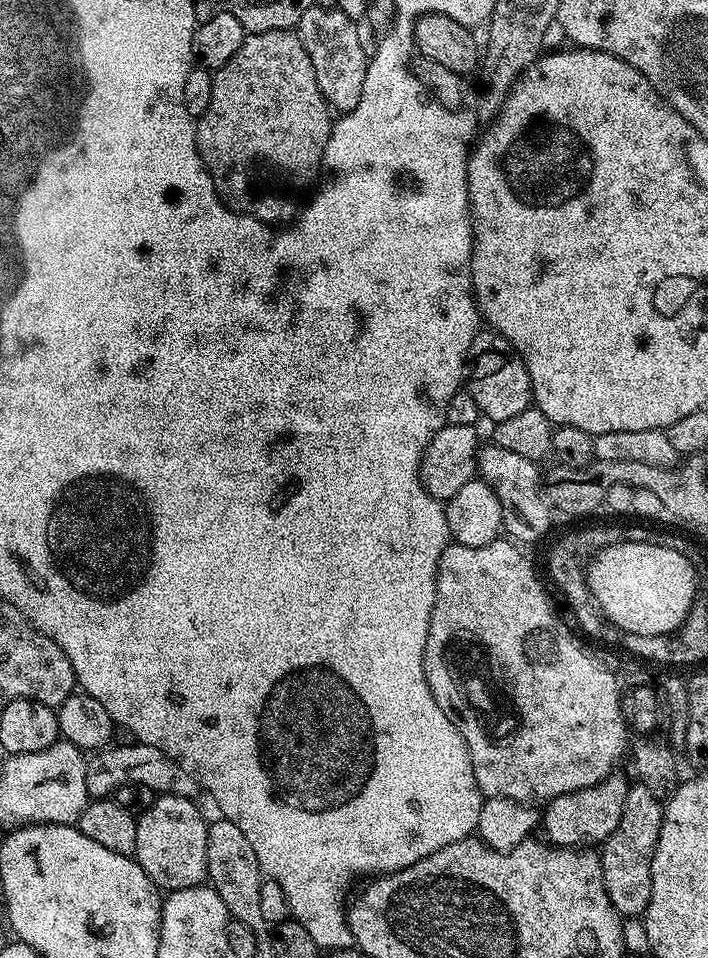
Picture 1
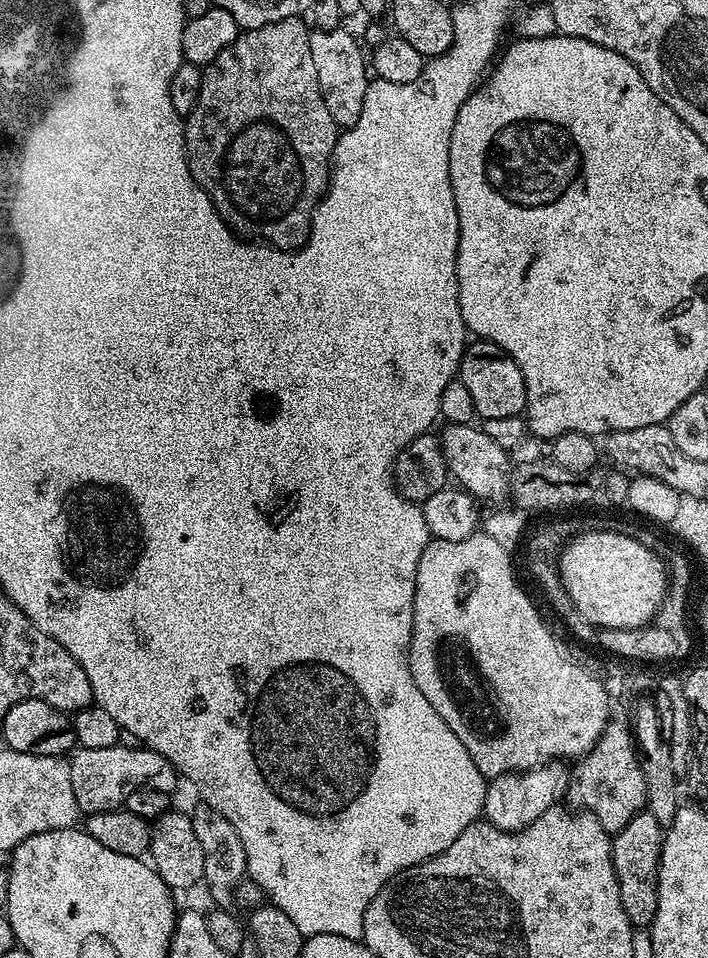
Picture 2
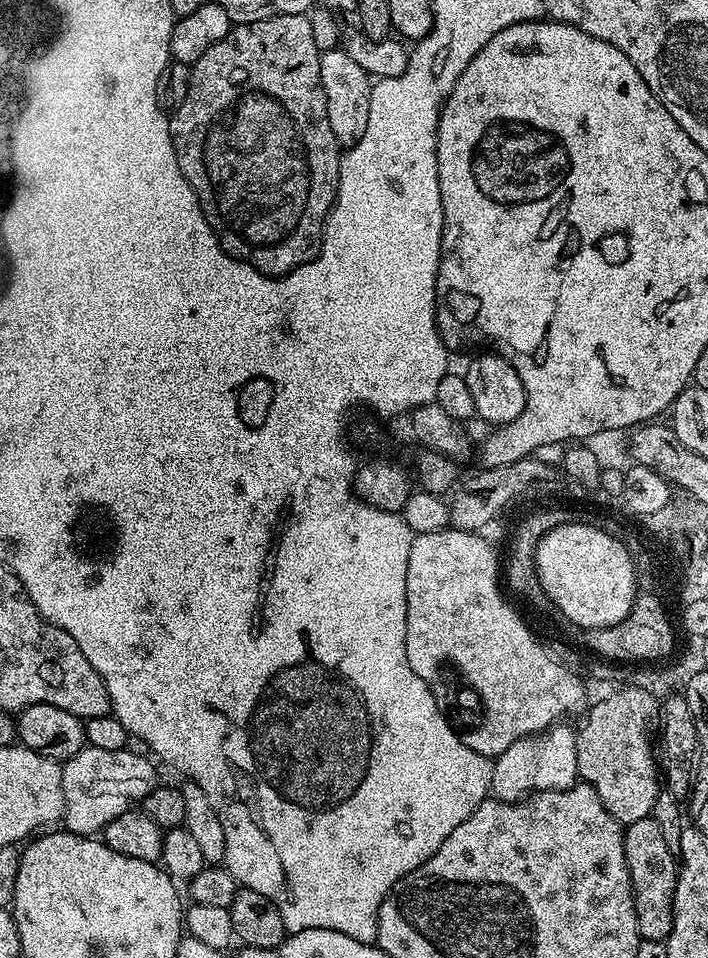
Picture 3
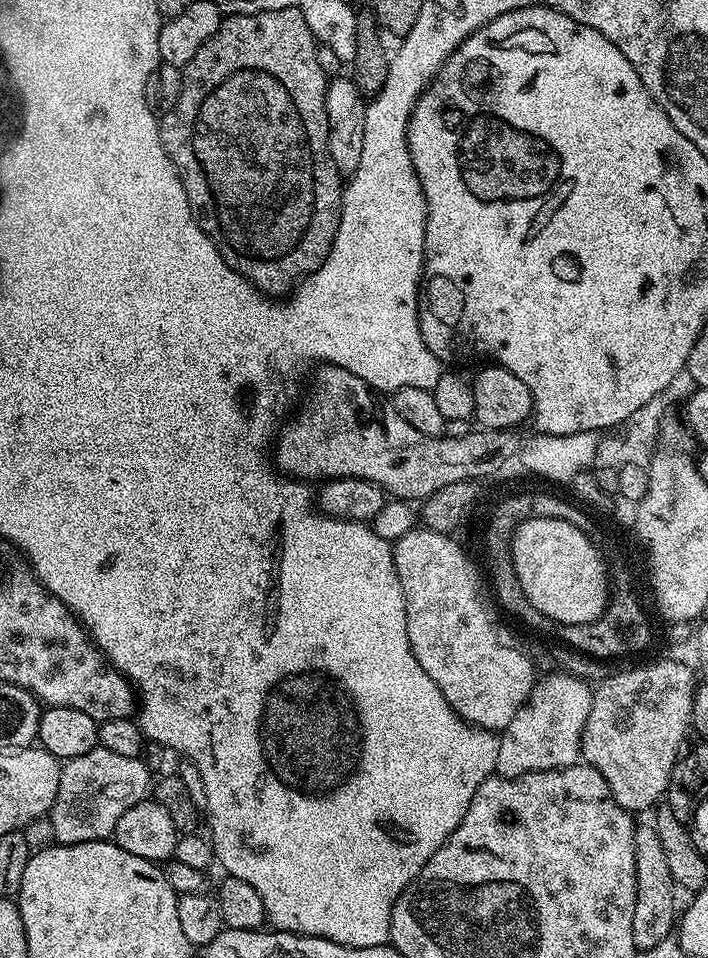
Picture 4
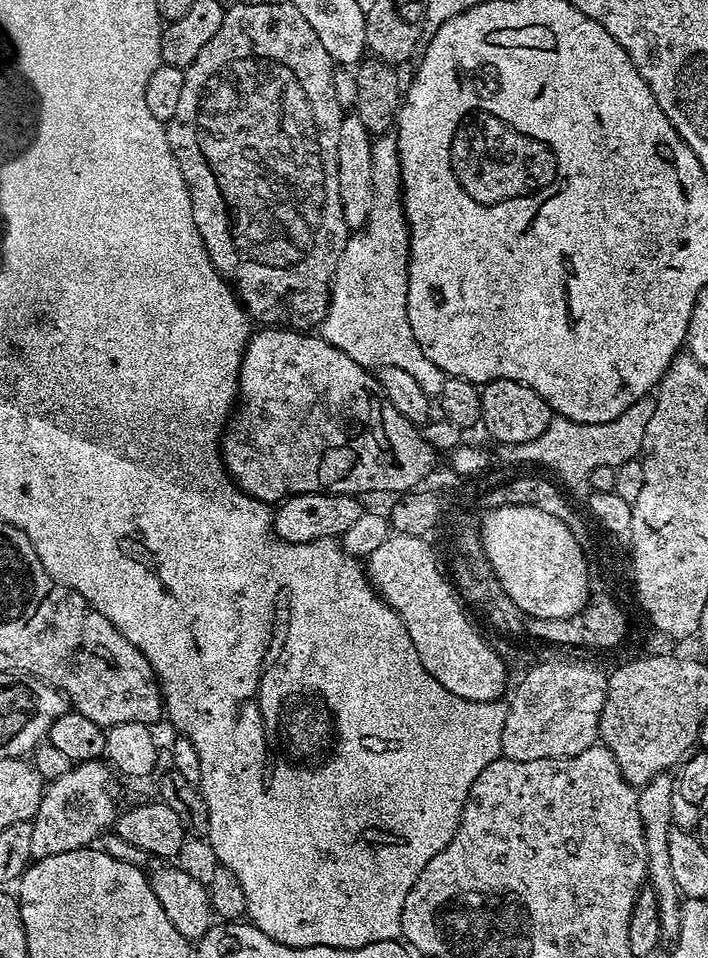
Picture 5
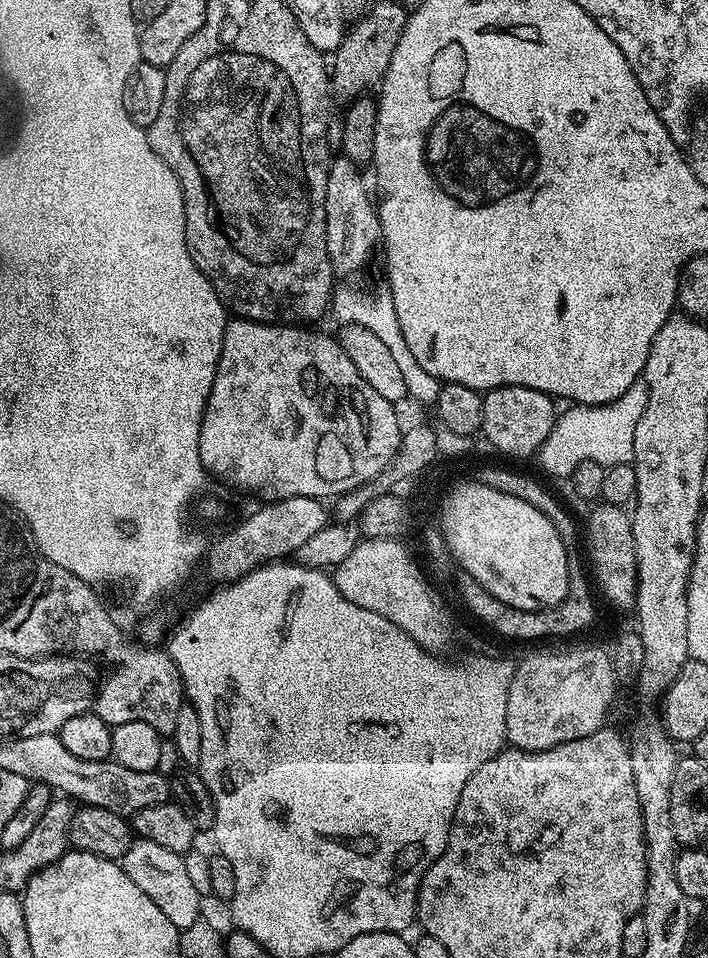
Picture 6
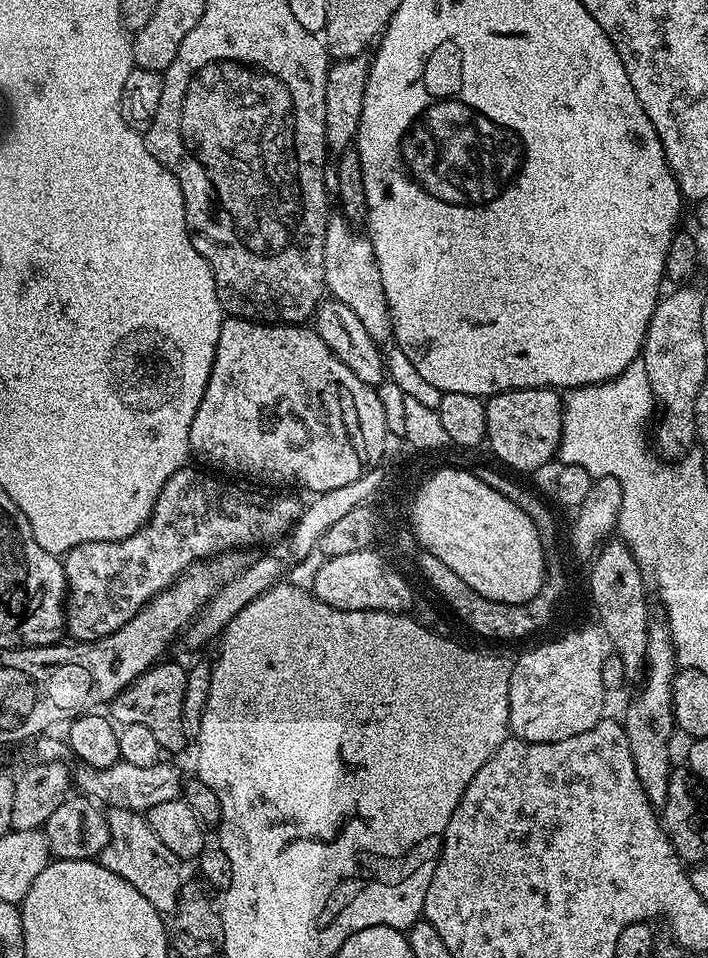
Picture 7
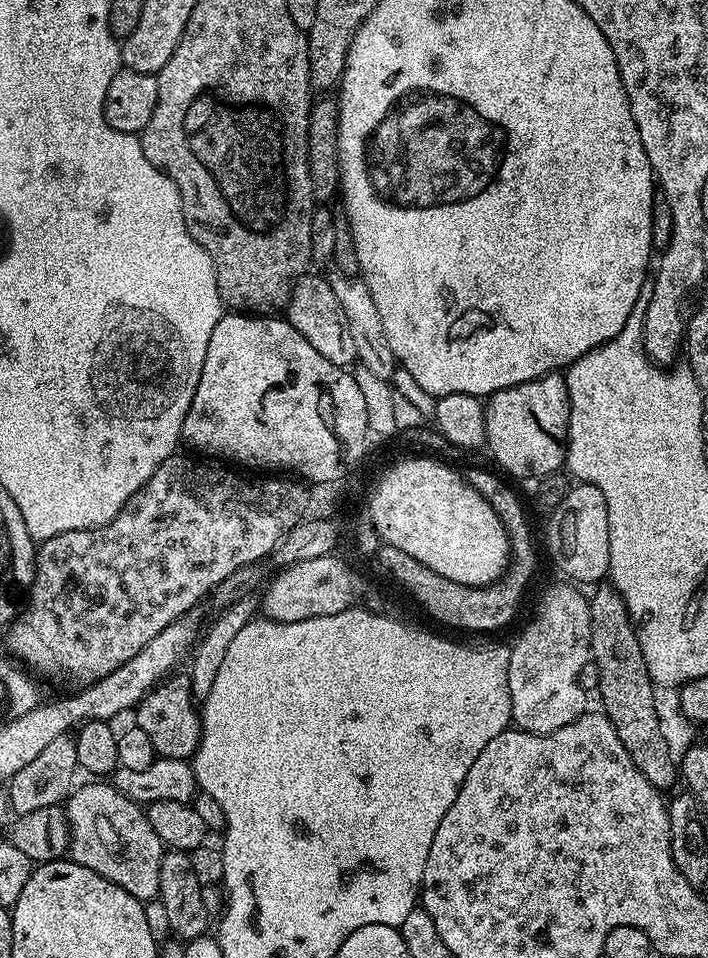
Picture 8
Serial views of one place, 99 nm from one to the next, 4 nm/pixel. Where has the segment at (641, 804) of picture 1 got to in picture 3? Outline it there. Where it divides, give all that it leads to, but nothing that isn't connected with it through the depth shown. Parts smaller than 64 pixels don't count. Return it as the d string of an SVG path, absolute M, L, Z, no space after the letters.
M650 815L630 822L624 828L624 849L626 866L630 870L634 914L638 918L638 934L641 941L667 941L674 924L674 890L678 871L677 853L666 846L666 838L658 827L658 822Z

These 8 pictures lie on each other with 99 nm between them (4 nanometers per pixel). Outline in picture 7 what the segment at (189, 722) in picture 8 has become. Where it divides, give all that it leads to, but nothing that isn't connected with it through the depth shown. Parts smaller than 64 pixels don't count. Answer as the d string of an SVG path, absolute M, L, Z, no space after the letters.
M157 662L139 676L129 688L118 693L110 705L111 719L117 725L146 726L154 734L158 746L165 752L180 752L190 737L183 730L182 700L185 697L188 668L180 664Z

